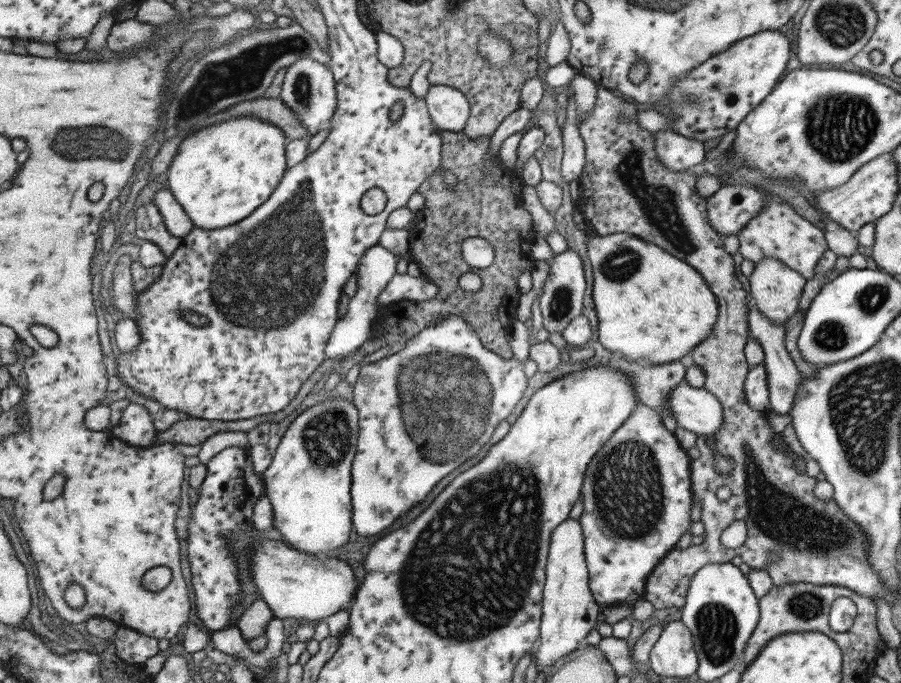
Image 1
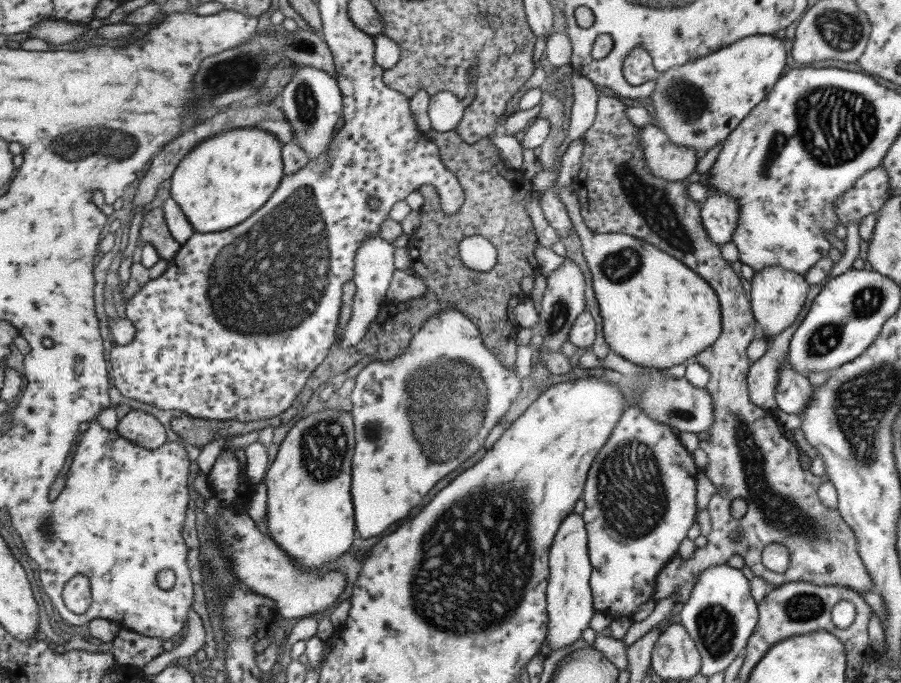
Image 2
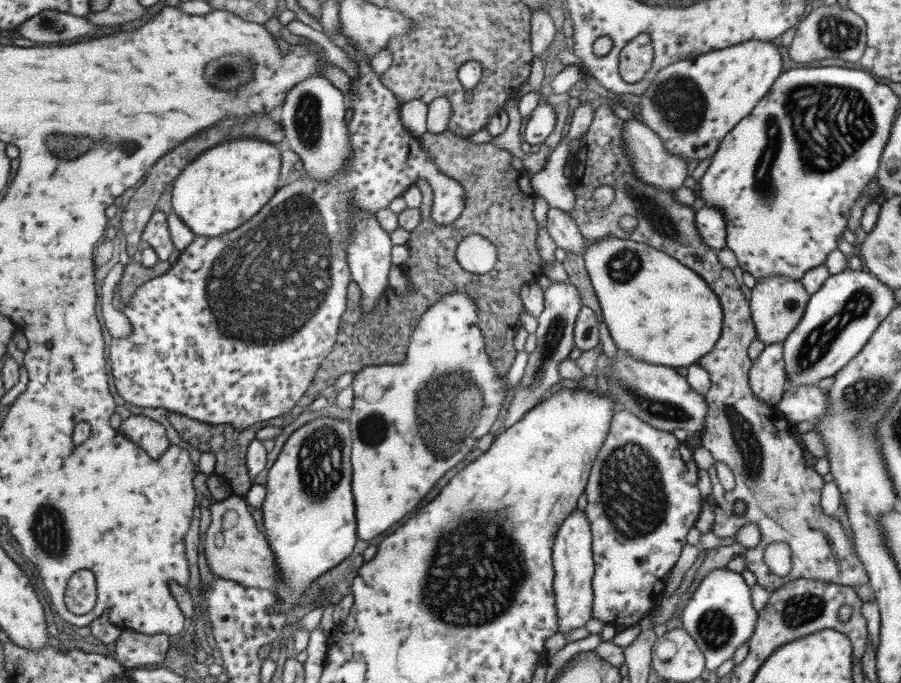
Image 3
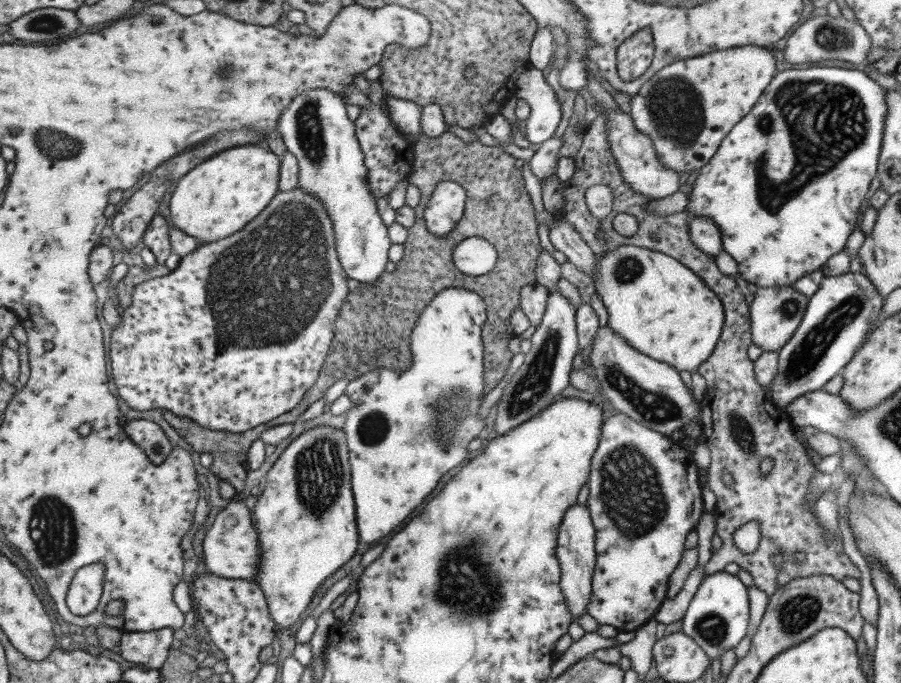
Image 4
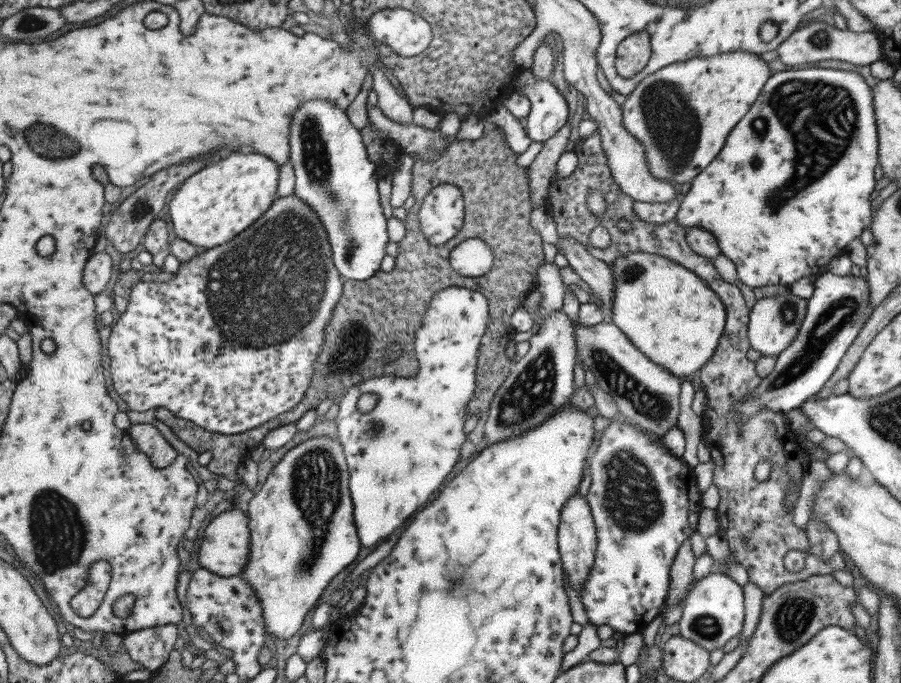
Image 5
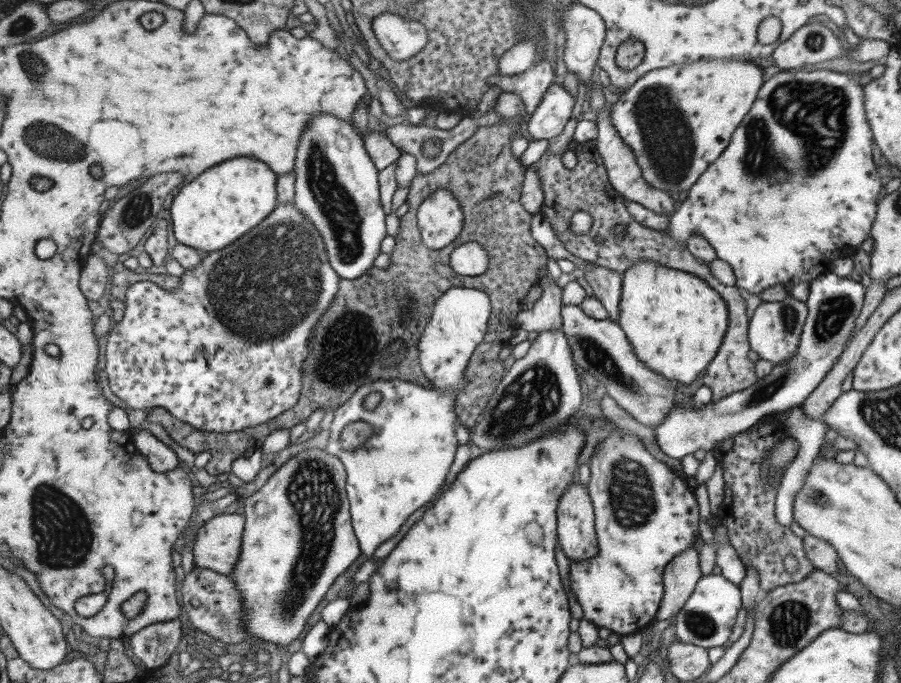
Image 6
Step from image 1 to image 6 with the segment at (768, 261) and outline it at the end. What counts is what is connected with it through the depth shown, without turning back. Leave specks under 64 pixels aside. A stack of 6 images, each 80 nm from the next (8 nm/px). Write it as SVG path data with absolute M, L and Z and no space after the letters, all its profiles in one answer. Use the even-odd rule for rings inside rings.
M789 295L781 302L761 302L748 320L747 334L750 350L757 354L758 359L769 361L773 367L783 365L795 355L805 319L805 303Z

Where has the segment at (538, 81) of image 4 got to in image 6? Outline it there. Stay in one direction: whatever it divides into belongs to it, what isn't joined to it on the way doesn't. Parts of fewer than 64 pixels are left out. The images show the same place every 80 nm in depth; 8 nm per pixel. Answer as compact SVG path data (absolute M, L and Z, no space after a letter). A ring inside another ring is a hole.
M551 84L546 100L531 117L526 117L527 128L534 139L547 139L557 136L571 116L574 96L560 84Z

